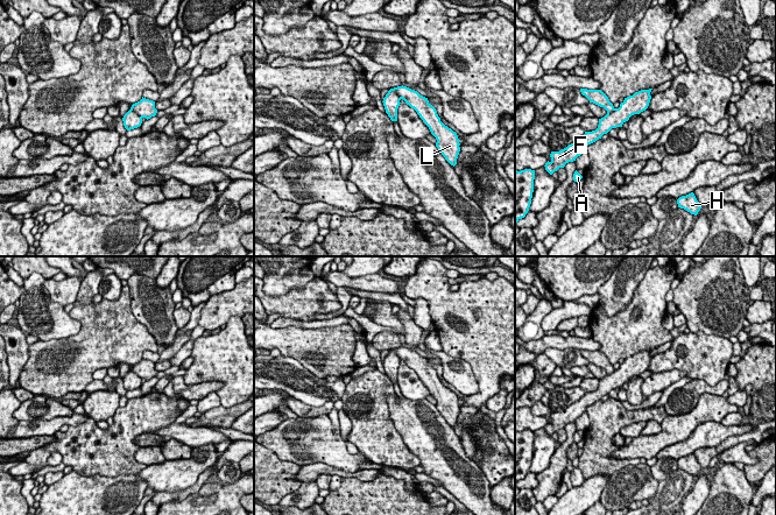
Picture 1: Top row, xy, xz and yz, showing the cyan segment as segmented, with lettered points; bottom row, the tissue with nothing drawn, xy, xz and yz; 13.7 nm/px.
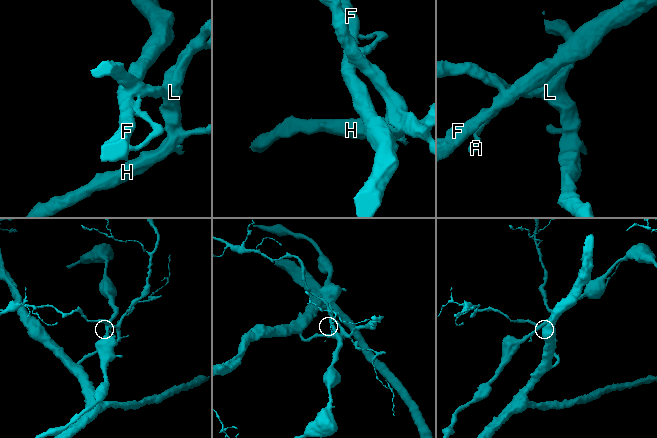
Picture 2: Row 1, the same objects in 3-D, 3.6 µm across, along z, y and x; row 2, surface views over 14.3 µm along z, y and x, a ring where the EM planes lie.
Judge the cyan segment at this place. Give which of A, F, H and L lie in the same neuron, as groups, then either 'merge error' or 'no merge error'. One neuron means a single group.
A H L / F | merge error

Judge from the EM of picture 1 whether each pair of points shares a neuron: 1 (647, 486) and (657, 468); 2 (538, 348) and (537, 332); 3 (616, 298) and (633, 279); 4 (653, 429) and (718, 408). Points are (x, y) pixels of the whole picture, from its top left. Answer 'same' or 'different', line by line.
1: different
2: different
3: same
4: different

